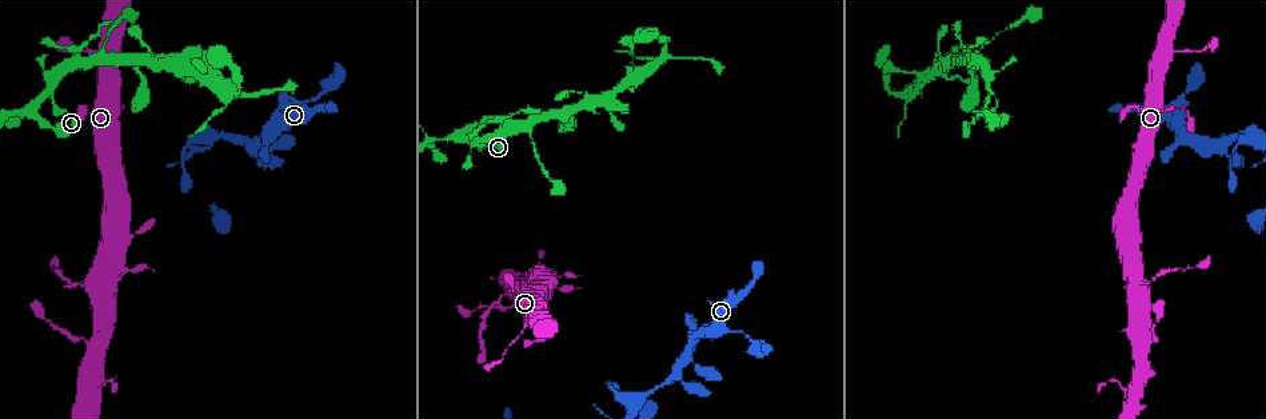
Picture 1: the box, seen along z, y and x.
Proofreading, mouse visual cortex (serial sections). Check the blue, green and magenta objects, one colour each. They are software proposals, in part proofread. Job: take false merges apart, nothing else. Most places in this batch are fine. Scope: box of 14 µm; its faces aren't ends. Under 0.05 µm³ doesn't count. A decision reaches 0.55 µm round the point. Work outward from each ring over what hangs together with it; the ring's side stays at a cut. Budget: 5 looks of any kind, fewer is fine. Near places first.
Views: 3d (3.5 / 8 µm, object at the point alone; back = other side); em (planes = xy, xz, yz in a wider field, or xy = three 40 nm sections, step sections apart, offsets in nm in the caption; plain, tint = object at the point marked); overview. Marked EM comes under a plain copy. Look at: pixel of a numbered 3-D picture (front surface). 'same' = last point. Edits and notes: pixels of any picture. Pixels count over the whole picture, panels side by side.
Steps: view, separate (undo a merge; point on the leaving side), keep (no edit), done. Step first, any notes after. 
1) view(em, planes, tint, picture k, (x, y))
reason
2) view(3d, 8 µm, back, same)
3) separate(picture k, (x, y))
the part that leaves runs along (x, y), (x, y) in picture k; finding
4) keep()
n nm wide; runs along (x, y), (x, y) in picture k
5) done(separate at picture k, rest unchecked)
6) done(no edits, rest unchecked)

view(3d, 3.5 µm, picture 1, (1135, 281))
a narrow waist

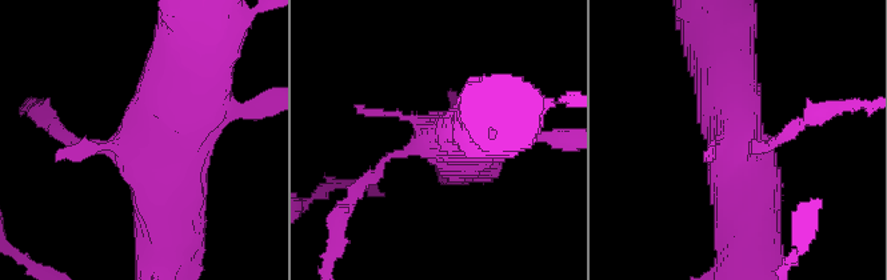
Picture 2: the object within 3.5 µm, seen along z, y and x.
view(em, xy, step 3, tint, picture 2, (738, 145))

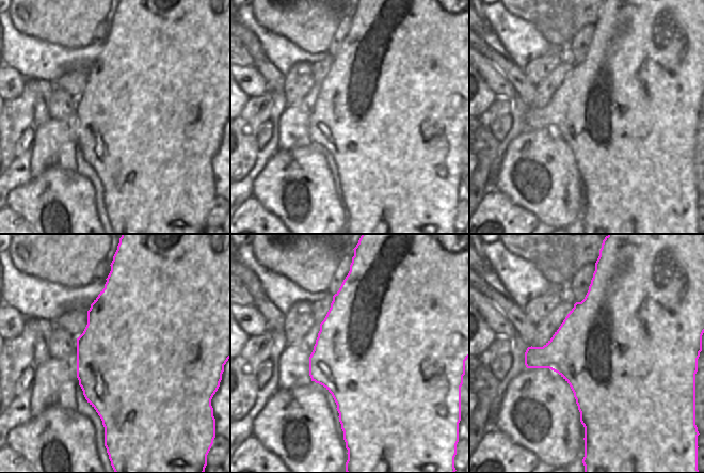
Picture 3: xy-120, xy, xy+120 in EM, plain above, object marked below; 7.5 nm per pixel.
keep()
runs along (190, 64), (162, 134), (166, 236) in picture 2; continuous, no second cell

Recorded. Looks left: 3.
view(3d, 8 µm, picture 1, (36, 115))
three-way junction

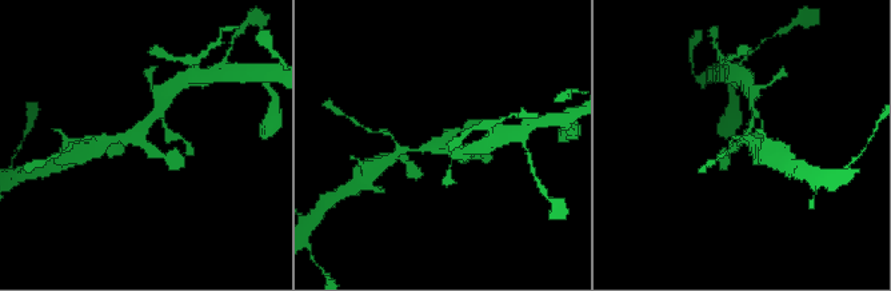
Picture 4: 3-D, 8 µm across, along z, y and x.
view(3d, 3.5 µm, picture 4, (143, 138))
zoom in

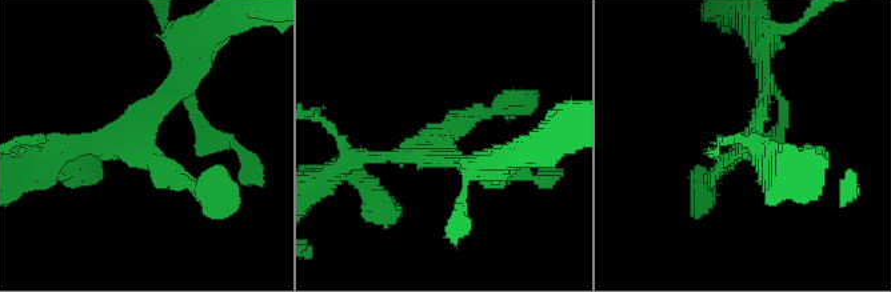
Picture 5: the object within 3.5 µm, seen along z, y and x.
view(em, xy, step 2, tint, picture 5, (145, 141))
now the EM

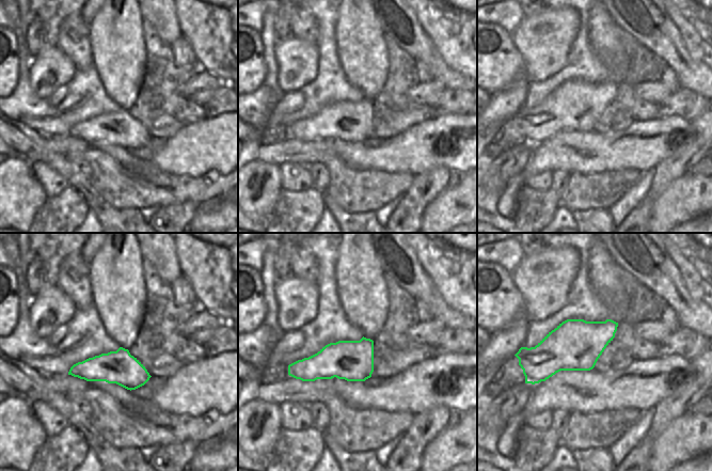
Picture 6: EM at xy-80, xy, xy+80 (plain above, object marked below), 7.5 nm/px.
keep()
300 nm wide; runs along (776, 92), (704, 190) in picture 5; continuous, no second cell

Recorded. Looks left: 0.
done(no edits, rest unchecked)

